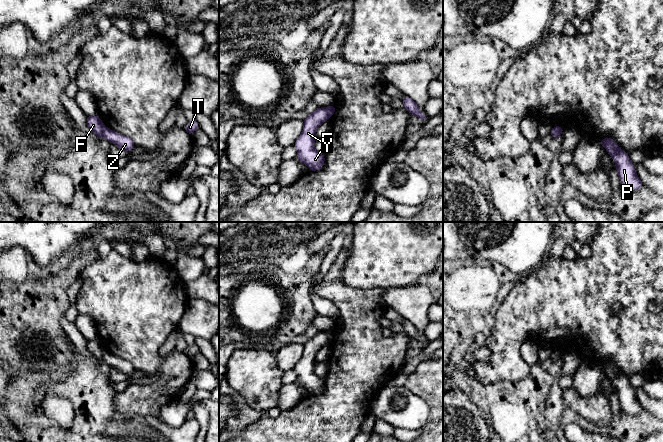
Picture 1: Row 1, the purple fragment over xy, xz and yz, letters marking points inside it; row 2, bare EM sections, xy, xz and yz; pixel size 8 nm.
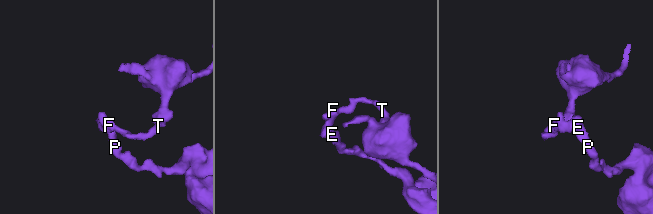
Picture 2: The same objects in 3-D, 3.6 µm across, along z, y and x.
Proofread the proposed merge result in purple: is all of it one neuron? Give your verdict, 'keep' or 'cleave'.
cleave

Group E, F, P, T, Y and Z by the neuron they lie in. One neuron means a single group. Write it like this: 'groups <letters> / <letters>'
groups E F P Y / T Z

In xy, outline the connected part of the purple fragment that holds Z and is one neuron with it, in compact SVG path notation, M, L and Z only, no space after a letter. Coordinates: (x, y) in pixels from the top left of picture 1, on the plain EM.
M105 351L102 356L102 361L110 367L116 368L121 375L131 375L135 371L135 366L132 362L119 358L108 351Z

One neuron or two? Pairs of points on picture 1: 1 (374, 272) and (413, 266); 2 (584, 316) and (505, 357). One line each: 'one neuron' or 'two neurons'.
1: one neuron
2: one neuron

